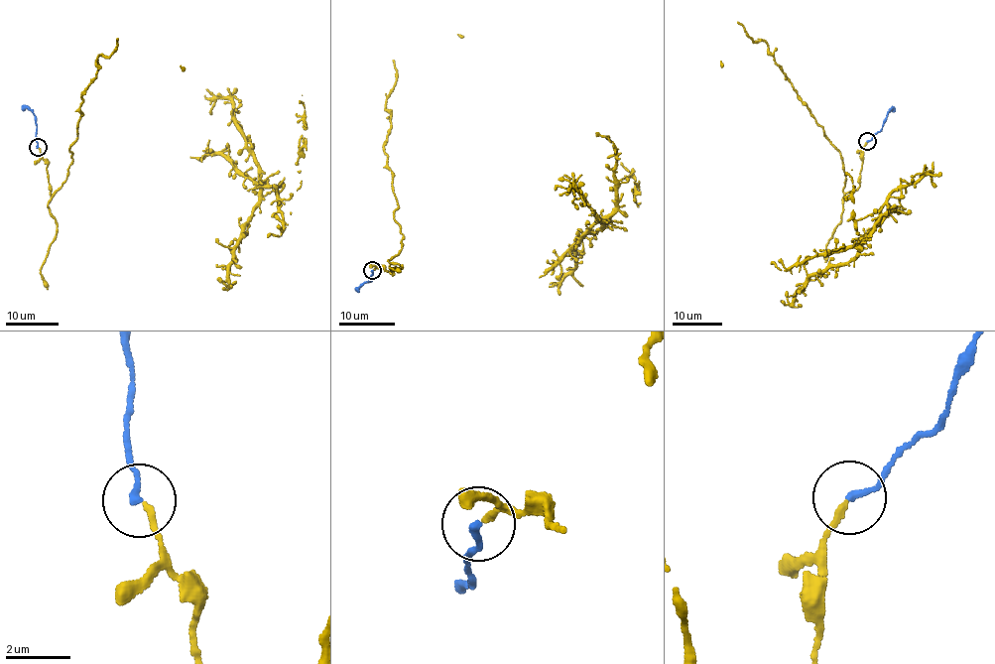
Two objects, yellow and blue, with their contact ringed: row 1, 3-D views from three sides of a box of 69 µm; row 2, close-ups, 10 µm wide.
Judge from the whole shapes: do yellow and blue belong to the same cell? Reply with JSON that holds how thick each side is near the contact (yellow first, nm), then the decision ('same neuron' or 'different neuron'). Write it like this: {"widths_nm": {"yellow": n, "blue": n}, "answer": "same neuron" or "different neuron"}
{"widths_nm": {"yellow": 180, "blue": 200}, "answer": "same neuron"}

